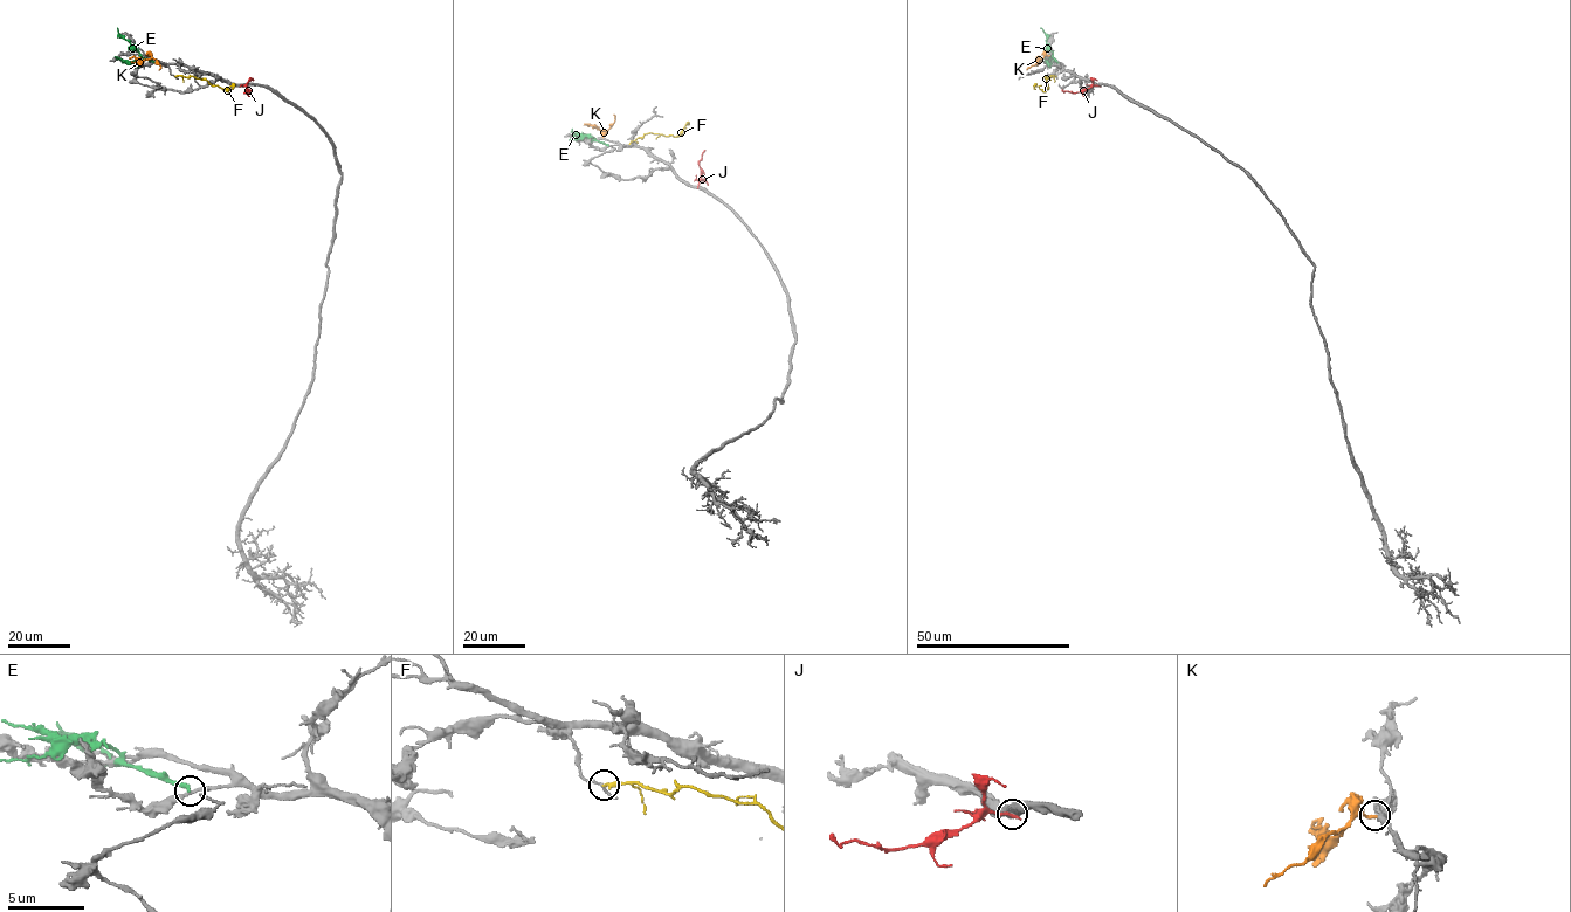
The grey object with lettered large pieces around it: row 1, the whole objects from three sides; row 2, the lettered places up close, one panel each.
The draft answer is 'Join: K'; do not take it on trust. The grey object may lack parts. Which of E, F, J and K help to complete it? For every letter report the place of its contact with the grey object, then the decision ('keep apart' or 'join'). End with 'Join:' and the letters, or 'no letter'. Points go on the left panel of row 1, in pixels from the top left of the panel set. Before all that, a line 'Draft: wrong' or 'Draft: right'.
Draft: right
E: contact (154, 62); keep apart
F: contact (174, 76); keep apart
J: contact (243, 85); keep apart
K: contact (149, 55); join
Join: K

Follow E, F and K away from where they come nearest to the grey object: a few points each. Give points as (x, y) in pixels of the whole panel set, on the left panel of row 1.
E: (154, 62), (144, 59), (121, 35), (118, 28)
F: (176, 76), (206, 80), (232, 89)
K: (147, 55), (150, 59), (142, 61), (129, 57)

